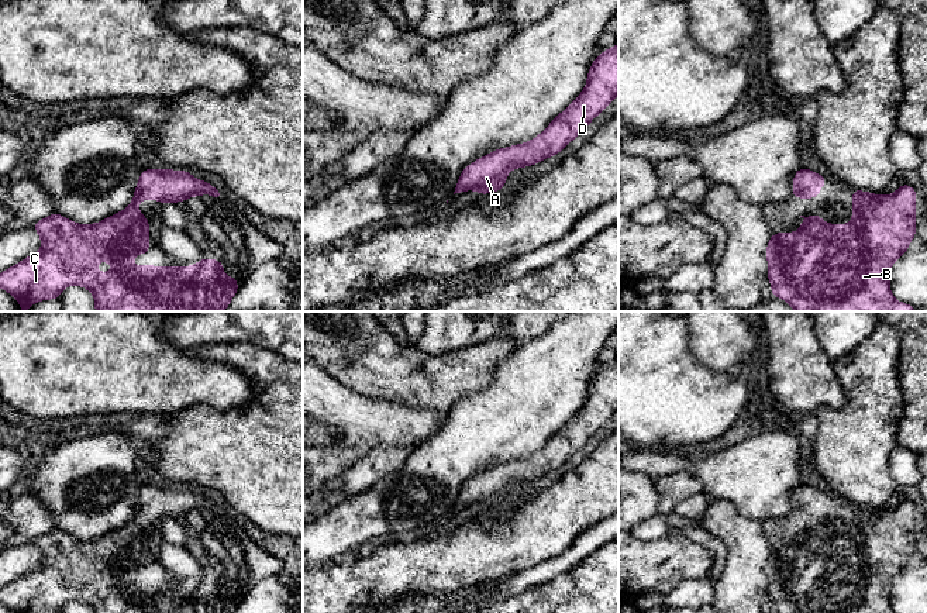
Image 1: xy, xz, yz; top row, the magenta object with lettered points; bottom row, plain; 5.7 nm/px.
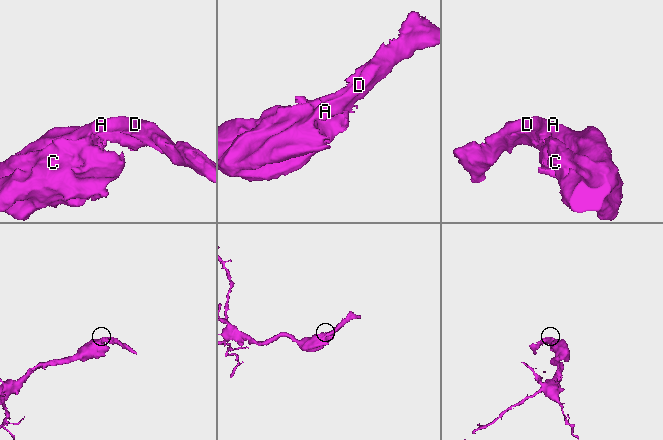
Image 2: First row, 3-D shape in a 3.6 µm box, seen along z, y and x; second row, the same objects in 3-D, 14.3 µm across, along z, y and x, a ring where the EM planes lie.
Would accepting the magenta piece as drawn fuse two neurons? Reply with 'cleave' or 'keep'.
keep

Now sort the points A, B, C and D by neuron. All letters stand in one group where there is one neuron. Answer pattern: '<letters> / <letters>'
A B C D

